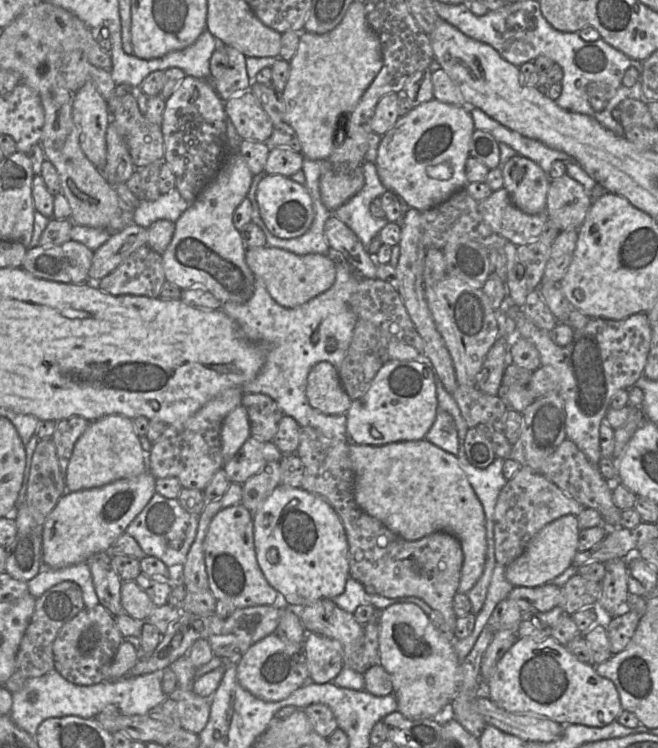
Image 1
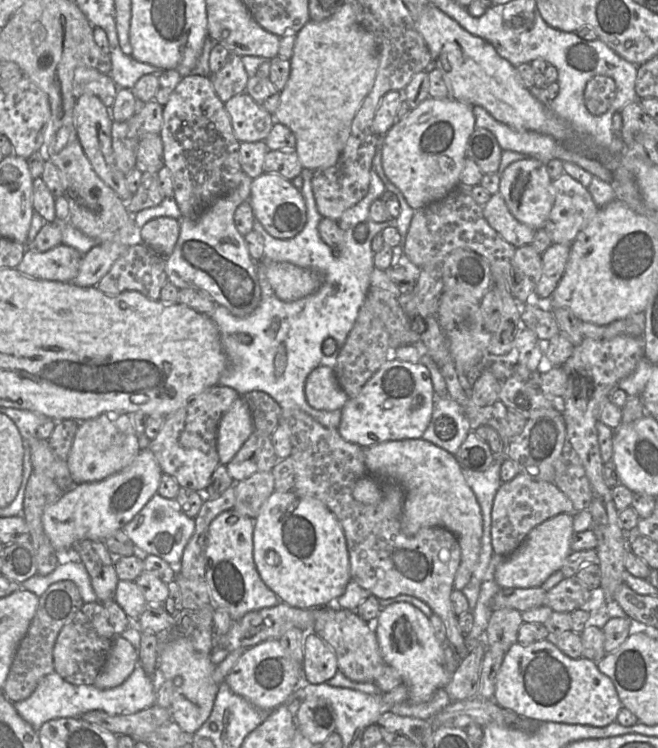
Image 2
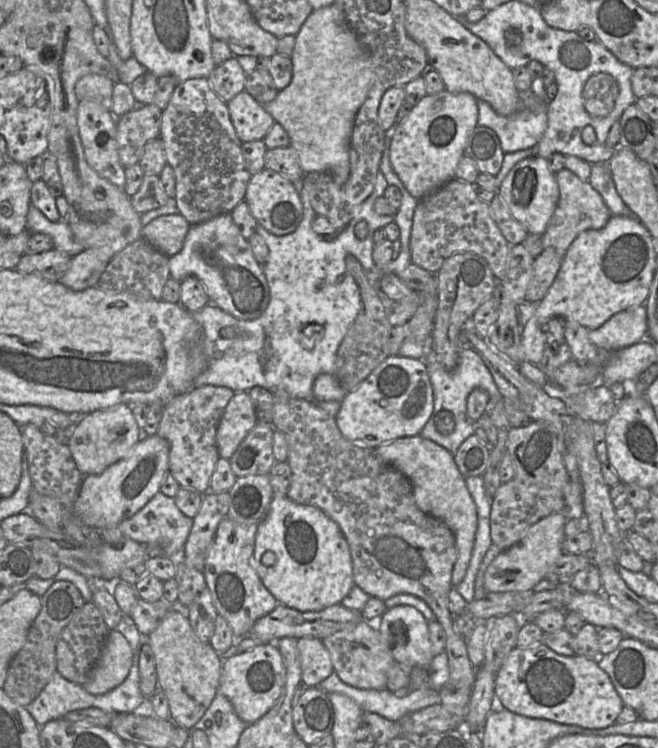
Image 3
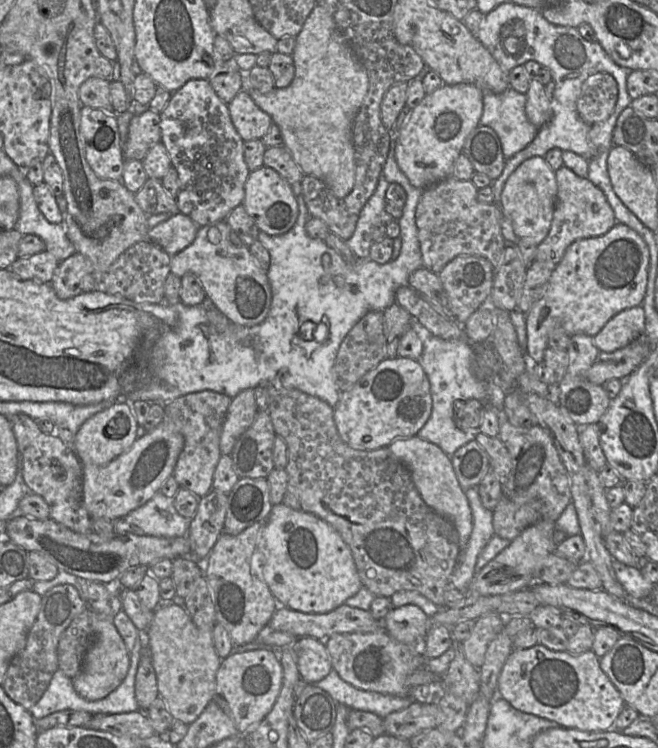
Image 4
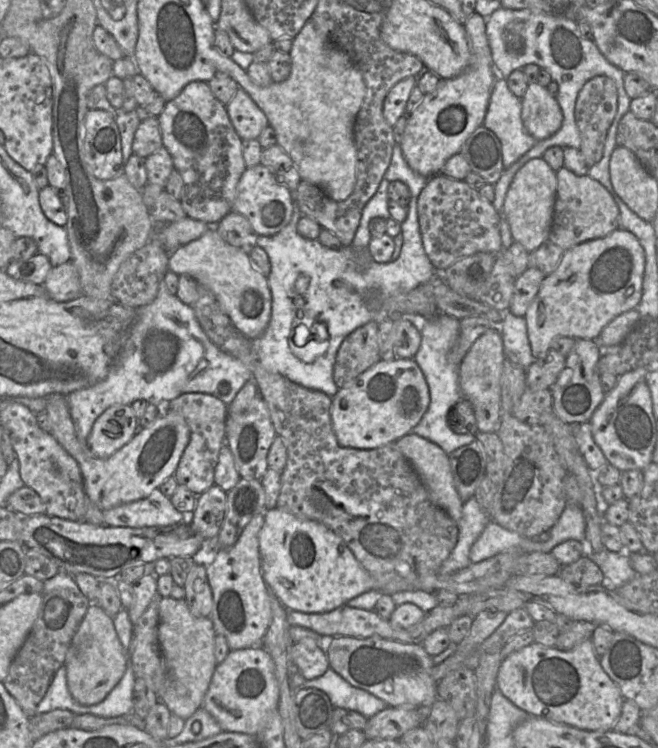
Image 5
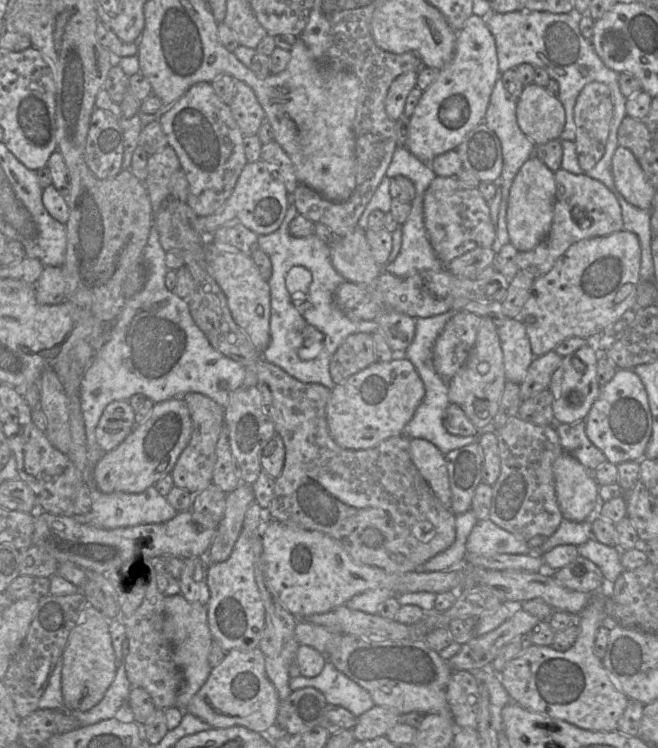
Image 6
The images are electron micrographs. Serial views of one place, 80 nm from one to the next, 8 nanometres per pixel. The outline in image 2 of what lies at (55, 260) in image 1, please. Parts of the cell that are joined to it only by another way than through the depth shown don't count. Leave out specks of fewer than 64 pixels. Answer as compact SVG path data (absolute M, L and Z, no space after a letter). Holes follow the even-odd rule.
M65 244L45 252L26 249L16 268L31 278L71 282L78 274L82 256L76 249Z

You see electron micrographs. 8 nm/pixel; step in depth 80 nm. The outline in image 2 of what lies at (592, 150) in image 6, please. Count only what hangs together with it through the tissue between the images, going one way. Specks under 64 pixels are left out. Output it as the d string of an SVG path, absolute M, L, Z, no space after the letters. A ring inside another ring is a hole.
M599 75L590 79L584 90L584 102L588 111L594 116L604 114L616 96L615 81Z

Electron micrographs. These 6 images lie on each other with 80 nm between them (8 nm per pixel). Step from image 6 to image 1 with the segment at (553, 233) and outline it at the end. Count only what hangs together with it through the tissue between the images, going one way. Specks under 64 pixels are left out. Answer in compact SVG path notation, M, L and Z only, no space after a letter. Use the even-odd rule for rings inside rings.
M567 174L550 180L546 211L548 221L553 222L560 232L578 230L592 203L584 187Z

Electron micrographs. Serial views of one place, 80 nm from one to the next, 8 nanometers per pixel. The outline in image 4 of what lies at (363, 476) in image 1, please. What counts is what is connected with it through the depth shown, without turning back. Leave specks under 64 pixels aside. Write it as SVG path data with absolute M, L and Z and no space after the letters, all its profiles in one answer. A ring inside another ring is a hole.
M417 435L394 440L388 449L409 468L414 484L426 505L454 525L458 533L461 554L472 532L473 516L466 494L458 483L451 456L437 445L421 439Z

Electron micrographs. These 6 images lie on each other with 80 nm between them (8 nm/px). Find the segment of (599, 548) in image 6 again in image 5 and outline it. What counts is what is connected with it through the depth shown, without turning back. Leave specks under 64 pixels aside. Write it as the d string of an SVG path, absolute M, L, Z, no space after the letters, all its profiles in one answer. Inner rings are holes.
M585 548L584 556L590 558L601 569L604 580L600 585L609 591L617 591L637 574L626 551L612 552L603 548L599 552L594 552L591 548Z

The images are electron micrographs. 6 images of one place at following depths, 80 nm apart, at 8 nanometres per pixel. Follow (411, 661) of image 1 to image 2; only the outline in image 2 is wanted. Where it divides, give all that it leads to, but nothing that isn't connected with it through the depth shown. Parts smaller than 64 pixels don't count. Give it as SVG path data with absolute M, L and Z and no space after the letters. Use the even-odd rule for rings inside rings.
M406 602L382 608L375 620L375 633L385 664L395 668L408 689L408 701L420 704L449 683L451 675L445 668L444 648L435 637L429 618Z

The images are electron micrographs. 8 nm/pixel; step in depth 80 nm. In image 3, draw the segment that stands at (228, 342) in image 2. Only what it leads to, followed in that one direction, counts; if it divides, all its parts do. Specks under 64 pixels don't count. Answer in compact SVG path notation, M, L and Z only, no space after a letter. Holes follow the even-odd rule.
M379 171L371 195L332 241L319 239L312 229L316 213L305 187L300 192L303 216L294 232L277 236L257 223L256 233L263 238L269 250L268 258L262 265L269 287L269 303L262 315L253 320L237 319L214 304L191 313L202 328L201 346L208 362L206 369L193 381L193 388L223 386L235 393L249 391L255 386L272 393L285 390L329 415L339 412L341 402L316 399L312 386L319 374L335 374L338 348L361 308L360 290L355 279L346 272L345 257L349 254L355 256L366 273L370 272L375 267L372 258L374 231L394 221L393 216L379 215L374 211L375 200L383 196L387 187L388 183ZM359 221L368 224L368 234L364 239L358 239L354 234L354 227ZM308 323L321 325L323 330L306 337L302 330Z

